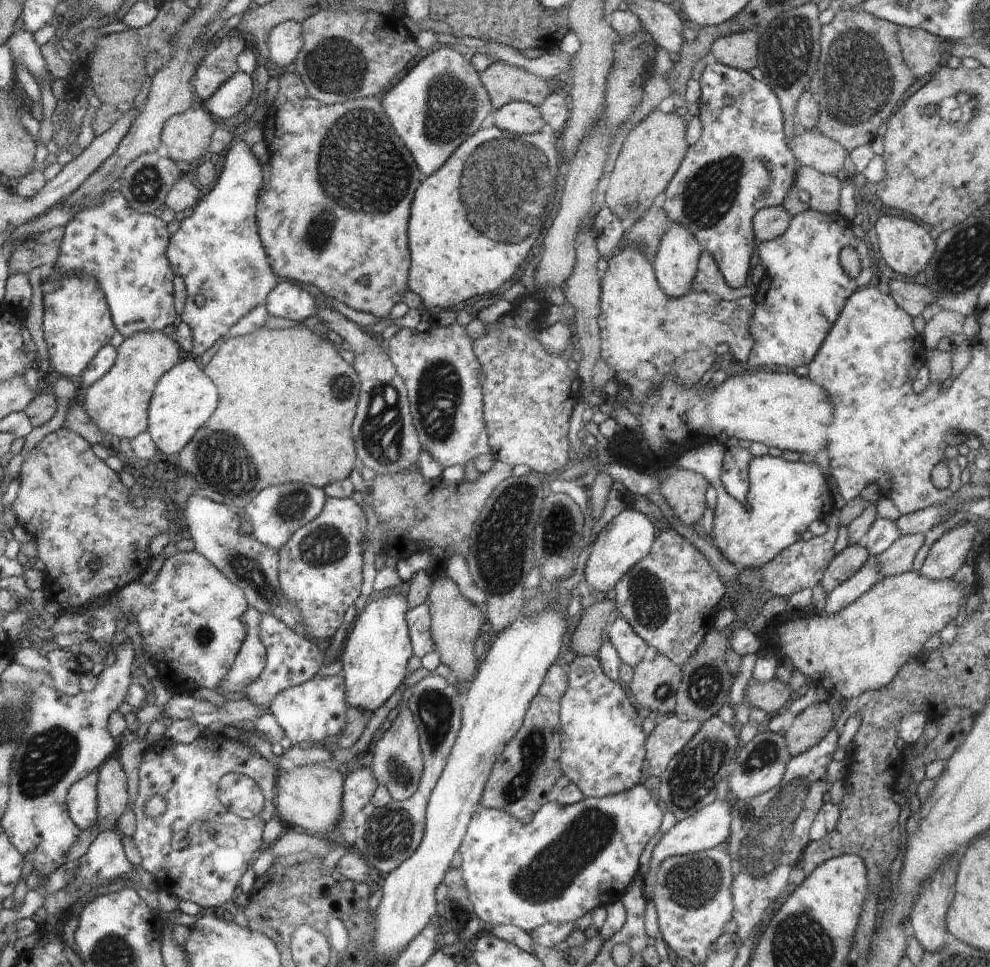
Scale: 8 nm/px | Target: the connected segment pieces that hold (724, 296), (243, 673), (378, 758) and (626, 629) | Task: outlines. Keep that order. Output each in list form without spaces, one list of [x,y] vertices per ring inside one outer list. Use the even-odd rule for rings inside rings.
[[[704,250],[699,256],[695,280],[700,284],[702,291],[725,301],[736,302],[743,297],[752,297],[754,295],[754,286],[744,285],[738,288],[728,286],[711,254]]]
[[[249,605],[242,619],[247,628],[246,638],[242,641],[230,672],[212,693],[221,694],[225,690],[239,692],[242,687],[254,682],[264,670],[267,650],[260,638],[261,612]]]
[[[406,700],[397,706],[399,712],[391,728],[377,739],[373,752],[371,771],[378,785],[384,785],[392,801],[403,801],[418,790],[423,773],[423,756],[420,748],[419,732]]]
[[[613,617],[609,628],[610,630],[606,632],[610,638],[610,644],[624,664],[634,667],[641,660],[647,661],[655,657],[657,650],[646,644],[624,617]]]

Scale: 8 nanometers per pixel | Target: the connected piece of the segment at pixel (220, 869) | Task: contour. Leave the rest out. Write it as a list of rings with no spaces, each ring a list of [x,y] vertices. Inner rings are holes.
[[[202,734],[188,744],[175,743],[164,736],[157,743],[149,746],[142,753],[138,792],[131,808],[136,818],[136,830],[132,840],[142,857],[142,868],[154,876],[158,887],[175,894],[180,900],[196,902],[200,908],[208,908],[208,906],[218,908],[232,899],[236,886],[239,886],[238,881],[249,868],[250,859],[263,843],[262,831],[266,822],[276,814],[275,775],[278,769],[276,764],[269,762],[242,741],[228,738],[224,734],[216,734],[216,736]],[[228,773],[250,776],[261,788],[265,803],[260,814],[243,819],[220,802],[217,795],[218,781]],[[154,795],[162,796],[168,802],[168,806],[164,814],[156,818],[148,818],[144,814],[144,803]]]

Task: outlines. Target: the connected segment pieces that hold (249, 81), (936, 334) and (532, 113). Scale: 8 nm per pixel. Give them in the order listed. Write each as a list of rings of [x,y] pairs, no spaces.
[[[236,71],[222,86],[205,102],[200,103],[208,114],[228,120],[242,112],[255,92],[255,81],[249,74]]]
[[[937,309],[935,315],[925,324],[925,332],[921,334],[926,351],[936,349],[941,338],[963,332],[966,316],[948,309]]]
[[[514,101],[494,108],[482,123],[482,129],[496,127],[515,135],[529,135],[544,128],[540,109],[529,102]]]

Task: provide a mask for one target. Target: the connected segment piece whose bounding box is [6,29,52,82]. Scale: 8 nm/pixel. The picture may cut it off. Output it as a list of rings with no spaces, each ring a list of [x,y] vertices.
[[[24,29],[14,32],[7,40],[9,51],[12,52],[16,65],[25,66],[36,78],[50,79],[52,76],[48,74],[47,64],[41,46],[34,41],[34,36],[31,32]]]

